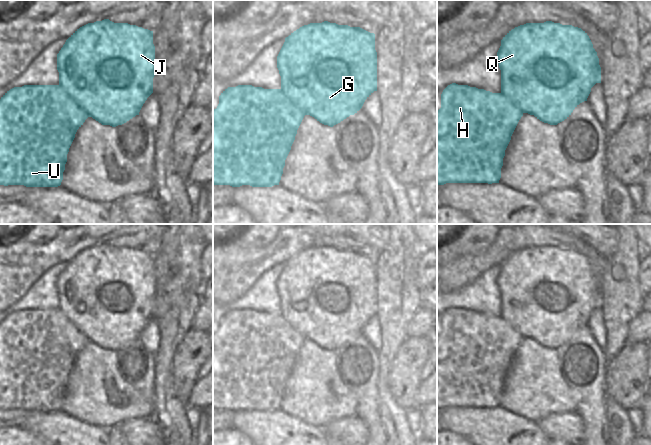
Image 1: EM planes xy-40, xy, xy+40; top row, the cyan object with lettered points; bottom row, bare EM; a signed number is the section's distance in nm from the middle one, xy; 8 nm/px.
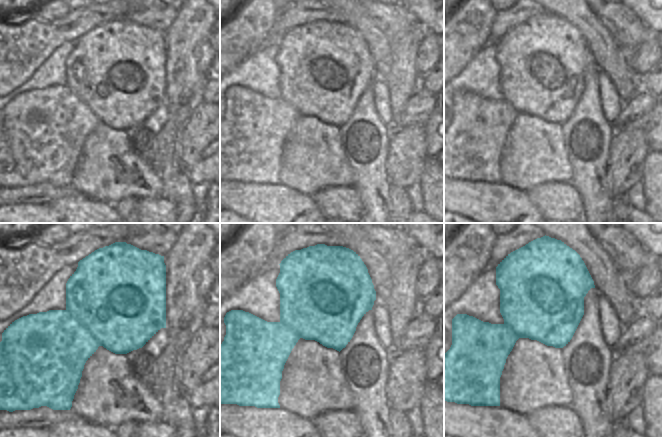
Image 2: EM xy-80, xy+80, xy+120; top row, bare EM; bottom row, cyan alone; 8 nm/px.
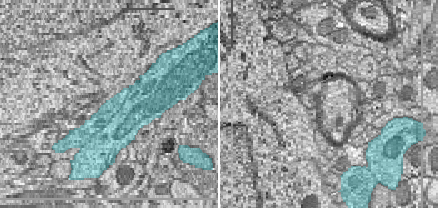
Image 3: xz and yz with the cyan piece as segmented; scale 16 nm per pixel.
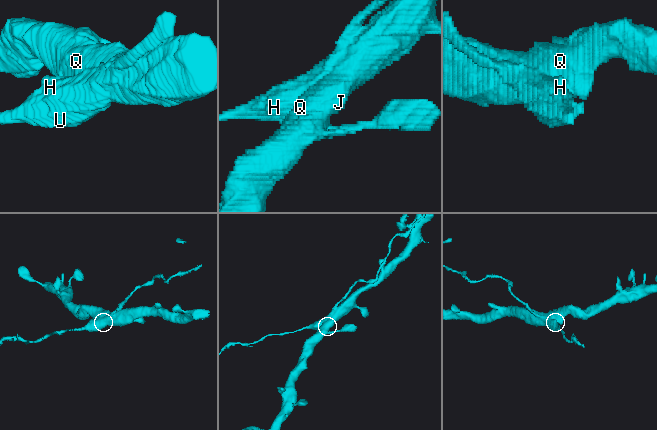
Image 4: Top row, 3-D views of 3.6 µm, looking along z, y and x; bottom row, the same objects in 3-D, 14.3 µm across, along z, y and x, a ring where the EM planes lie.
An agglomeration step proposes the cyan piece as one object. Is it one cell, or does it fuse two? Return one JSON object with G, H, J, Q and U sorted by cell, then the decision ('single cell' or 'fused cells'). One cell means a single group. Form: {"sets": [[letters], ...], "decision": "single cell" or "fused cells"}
{"sets": [["G", "J", "Q"], ["H", "U"]], "decision": "fused cells"}

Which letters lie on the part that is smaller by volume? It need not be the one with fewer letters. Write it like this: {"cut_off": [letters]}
{"cut_off": ["H", "U"]}

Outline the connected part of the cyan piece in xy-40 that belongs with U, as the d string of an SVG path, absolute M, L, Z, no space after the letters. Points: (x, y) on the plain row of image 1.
M24 309L7 315L0 323L0 409L24 409L26 411L58 411L63 404L63 396L67 386L69 372L75 362L77 354L89 340L63 314L60 309Z

